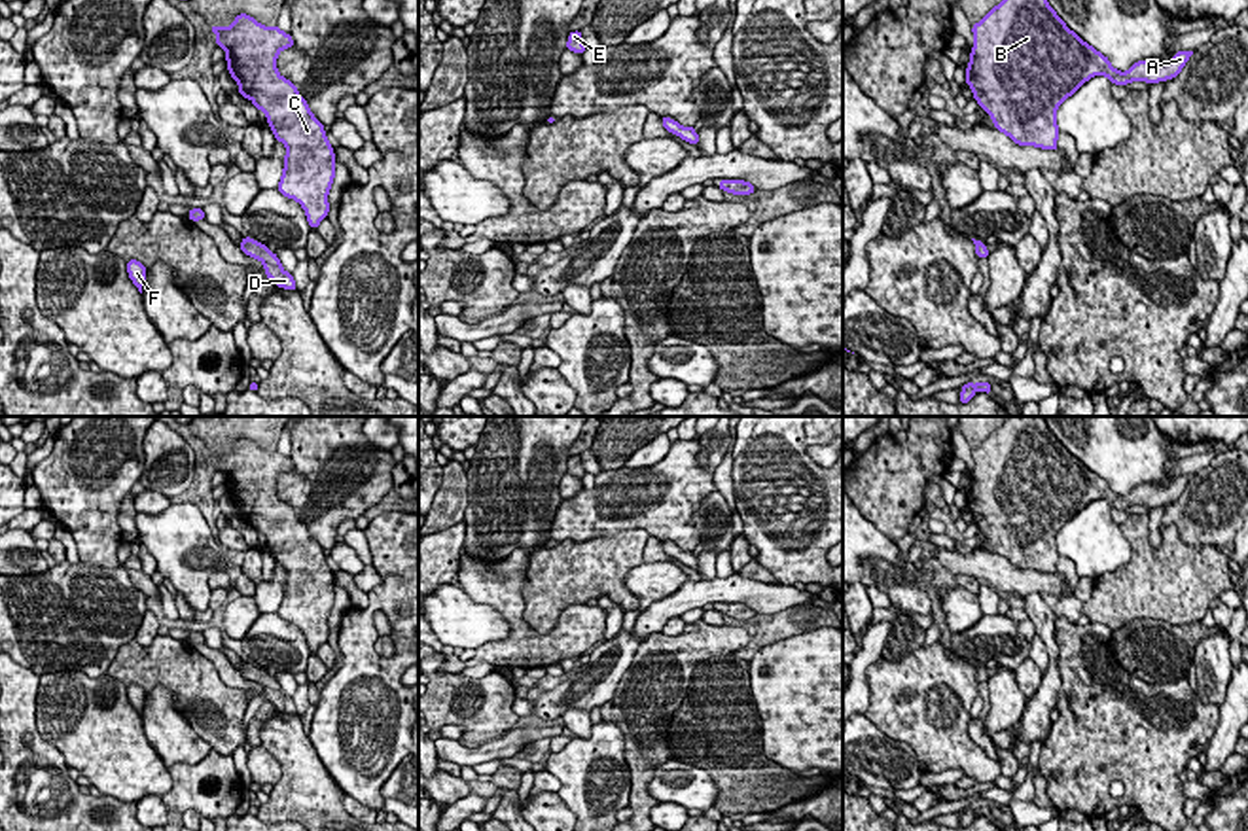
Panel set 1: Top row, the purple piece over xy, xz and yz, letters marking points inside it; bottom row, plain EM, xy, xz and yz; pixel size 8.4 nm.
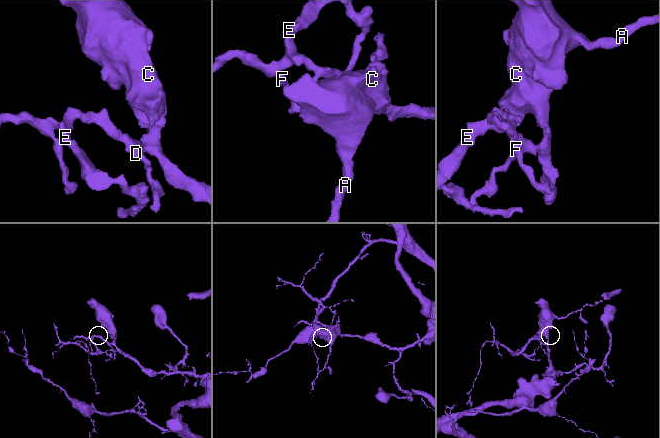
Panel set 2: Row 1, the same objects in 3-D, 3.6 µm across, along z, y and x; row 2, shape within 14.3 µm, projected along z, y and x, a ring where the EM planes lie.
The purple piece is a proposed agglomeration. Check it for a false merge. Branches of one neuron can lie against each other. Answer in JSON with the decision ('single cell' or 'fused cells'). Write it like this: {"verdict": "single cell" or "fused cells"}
{"verdict": "single cell"}

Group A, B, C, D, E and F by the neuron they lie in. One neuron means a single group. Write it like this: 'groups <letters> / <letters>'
groups A B C D E F

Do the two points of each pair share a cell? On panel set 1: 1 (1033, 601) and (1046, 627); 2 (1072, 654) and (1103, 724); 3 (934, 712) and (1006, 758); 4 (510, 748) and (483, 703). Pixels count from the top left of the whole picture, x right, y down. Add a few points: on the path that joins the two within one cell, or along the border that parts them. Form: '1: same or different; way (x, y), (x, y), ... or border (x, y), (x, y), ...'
1: same; way (1034, 606), (1044, 621)
2: same; way (1084, 671), (1099, 695), (1101, 707)
3: different; border (997, 761), (1002, 773)
4: different; border (512, 727), (506, 733)

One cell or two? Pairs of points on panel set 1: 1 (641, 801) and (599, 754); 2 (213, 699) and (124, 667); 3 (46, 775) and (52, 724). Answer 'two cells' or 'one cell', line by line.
1: two cells
2: one cell
3: two cells

